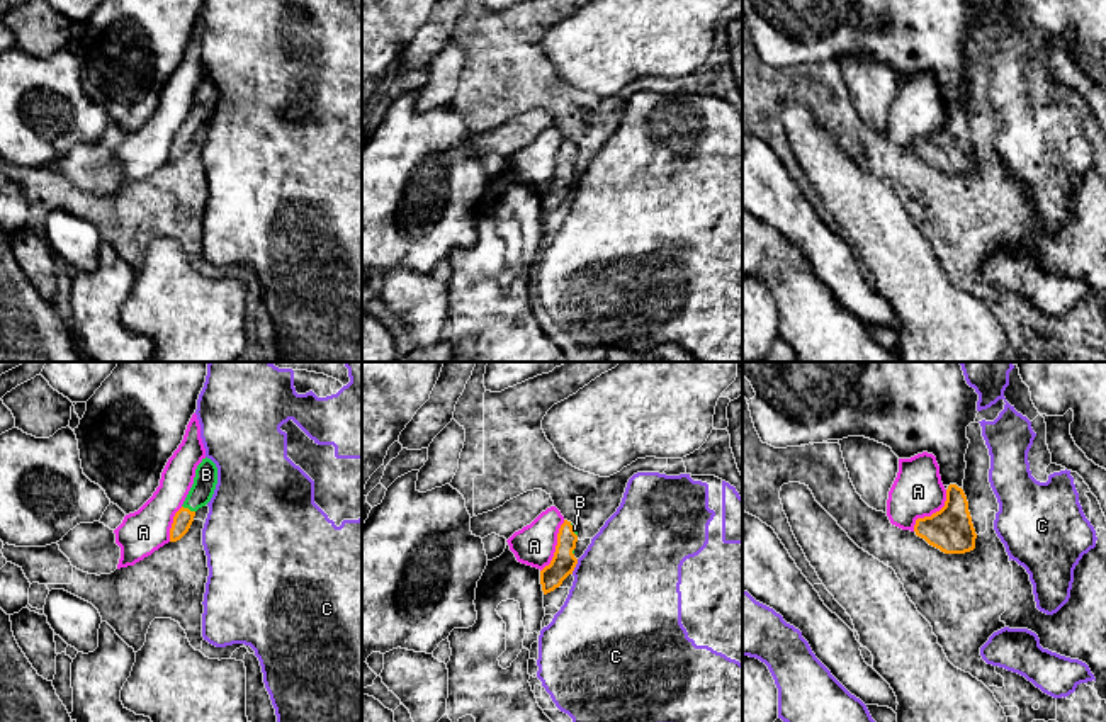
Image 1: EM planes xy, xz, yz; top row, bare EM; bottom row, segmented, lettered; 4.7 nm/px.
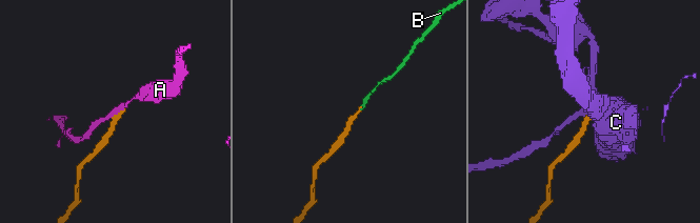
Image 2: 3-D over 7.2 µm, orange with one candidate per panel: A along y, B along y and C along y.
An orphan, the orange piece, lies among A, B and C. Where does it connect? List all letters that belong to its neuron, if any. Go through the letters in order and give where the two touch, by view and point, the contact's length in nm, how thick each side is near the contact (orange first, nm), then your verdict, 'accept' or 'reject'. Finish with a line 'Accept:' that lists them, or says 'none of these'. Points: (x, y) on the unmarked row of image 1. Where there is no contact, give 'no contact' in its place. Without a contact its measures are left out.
A: yz (933, 133) | 260 nm | 200/240 nm | reject
B: xy (187, 128) | 70 nm | 90/110 nm | accept
C: xz (575, 186) | 80 nm | 120/480 nm | reject
Accept: B

